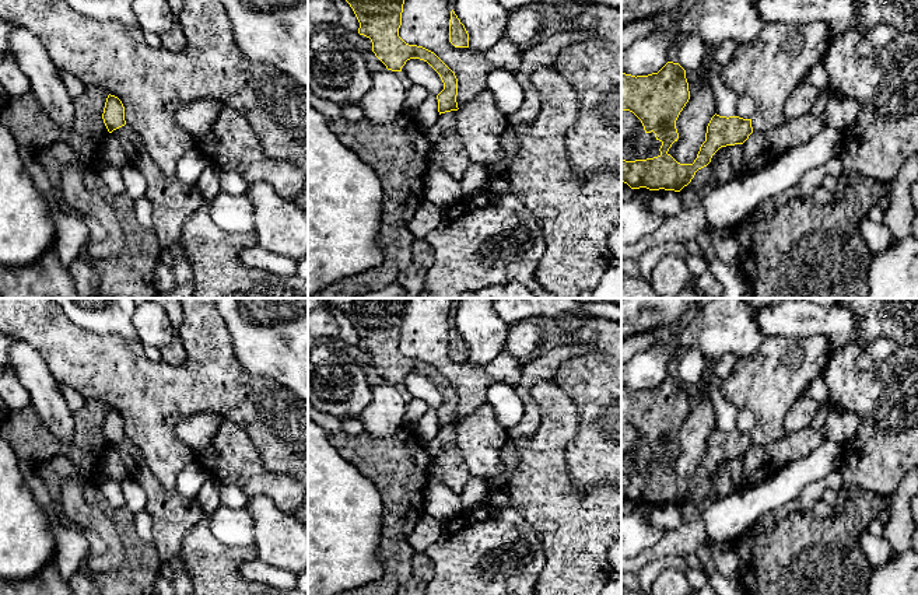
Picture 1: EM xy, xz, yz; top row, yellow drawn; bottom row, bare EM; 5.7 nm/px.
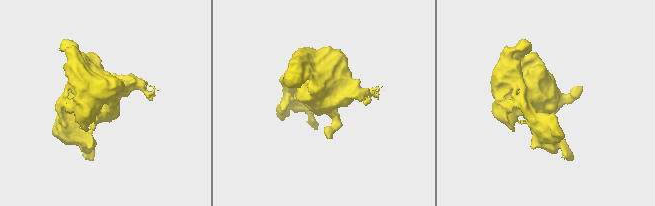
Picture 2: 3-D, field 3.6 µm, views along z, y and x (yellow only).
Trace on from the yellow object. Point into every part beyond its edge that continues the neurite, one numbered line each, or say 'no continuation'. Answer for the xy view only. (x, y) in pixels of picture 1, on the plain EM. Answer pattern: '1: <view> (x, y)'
no continuation

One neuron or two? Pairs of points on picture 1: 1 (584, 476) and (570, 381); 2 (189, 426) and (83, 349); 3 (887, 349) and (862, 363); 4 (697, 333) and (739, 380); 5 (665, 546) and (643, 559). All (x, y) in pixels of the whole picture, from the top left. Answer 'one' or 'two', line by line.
1: one
2: two
3: one
4: two
5: one

